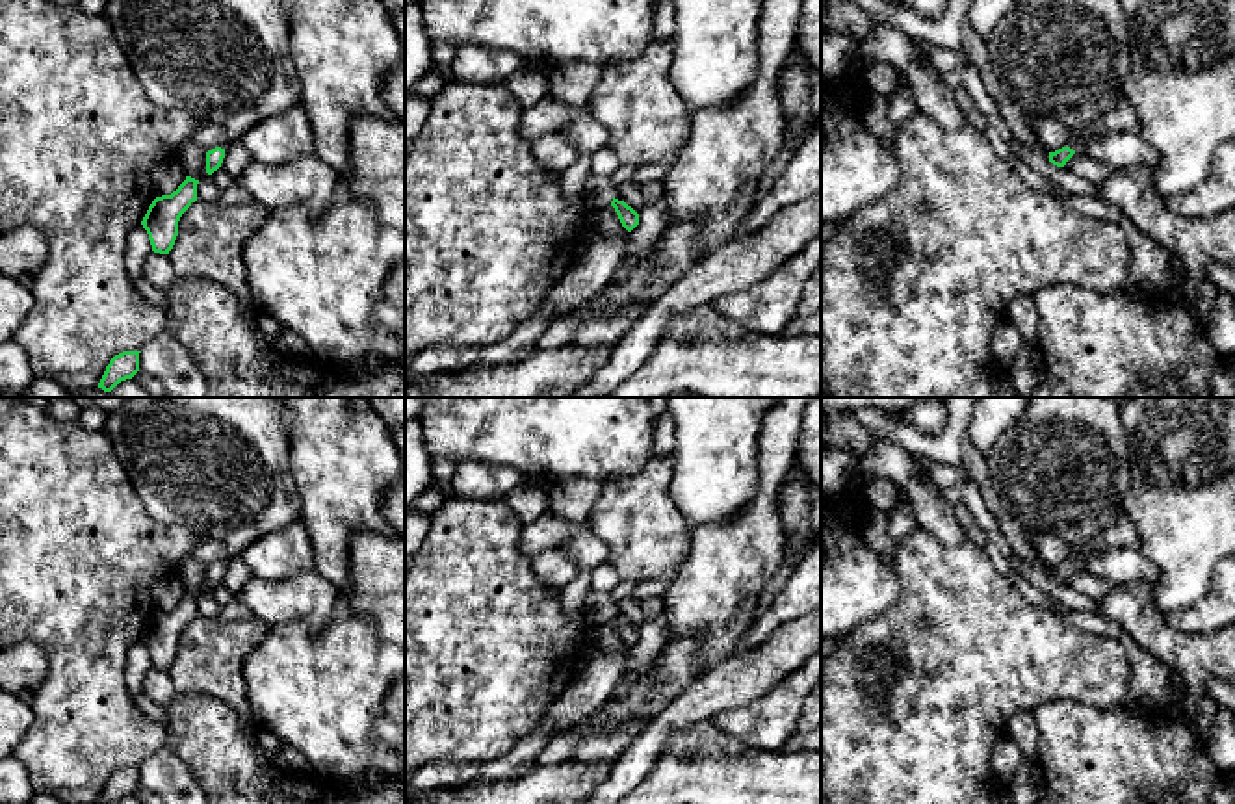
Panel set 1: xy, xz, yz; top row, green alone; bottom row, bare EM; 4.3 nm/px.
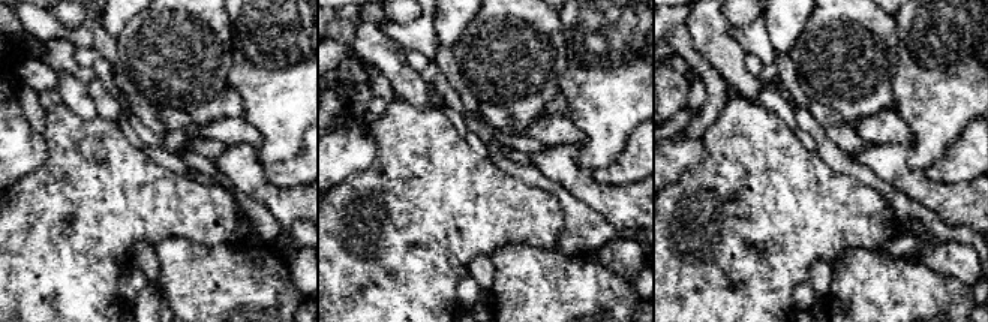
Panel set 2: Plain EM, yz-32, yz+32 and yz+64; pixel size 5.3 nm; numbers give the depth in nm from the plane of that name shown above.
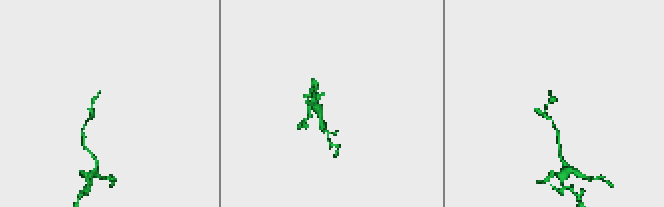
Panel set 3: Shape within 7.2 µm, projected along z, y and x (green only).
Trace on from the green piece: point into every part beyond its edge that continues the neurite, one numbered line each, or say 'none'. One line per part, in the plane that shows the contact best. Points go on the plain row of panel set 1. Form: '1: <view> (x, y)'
1: yz (1063, 466)

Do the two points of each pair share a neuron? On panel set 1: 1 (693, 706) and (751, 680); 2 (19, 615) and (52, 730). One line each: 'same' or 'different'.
1: same
2: same

